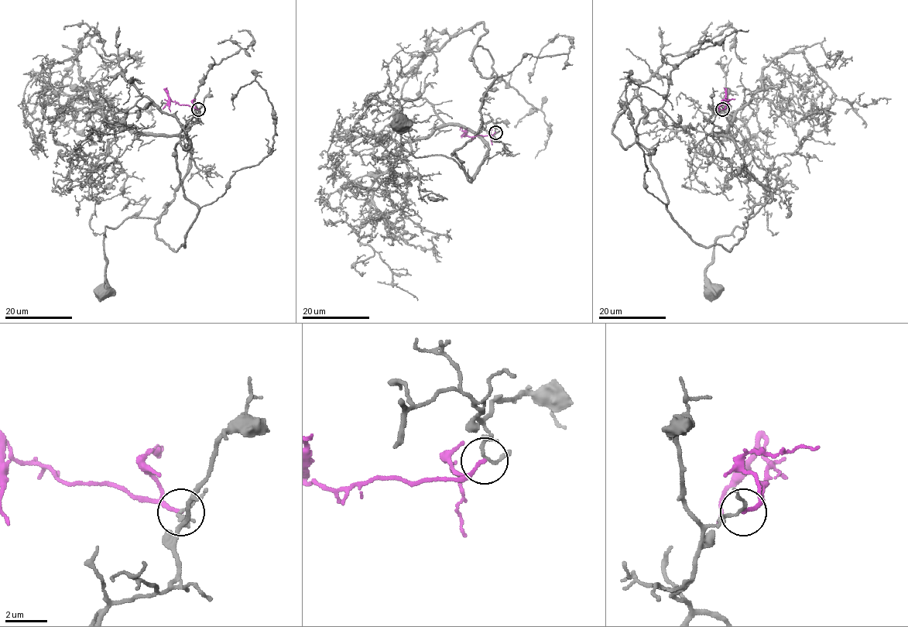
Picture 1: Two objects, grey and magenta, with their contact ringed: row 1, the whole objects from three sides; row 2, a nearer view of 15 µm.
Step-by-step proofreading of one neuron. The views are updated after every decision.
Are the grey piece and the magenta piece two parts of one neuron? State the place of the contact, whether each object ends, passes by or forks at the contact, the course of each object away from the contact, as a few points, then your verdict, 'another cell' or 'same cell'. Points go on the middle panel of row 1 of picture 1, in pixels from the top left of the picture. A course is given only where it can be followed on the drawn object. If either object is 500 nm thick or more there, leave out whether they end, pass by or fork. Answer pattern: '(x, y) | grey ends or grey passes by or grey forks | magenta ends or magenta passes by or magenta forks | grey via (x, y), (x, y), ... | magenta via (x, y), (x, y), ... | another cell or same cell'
(495, 132) | grey passes by | magenta ends | grey via (495, 131), (491, 121), (477, 134), (488, 155), (472, 180), (453, 159), (411, 155), (402, 115), (400, 123) | magenta via (495, 132), (474, 137), (464, 136), (464, 133) | another cell

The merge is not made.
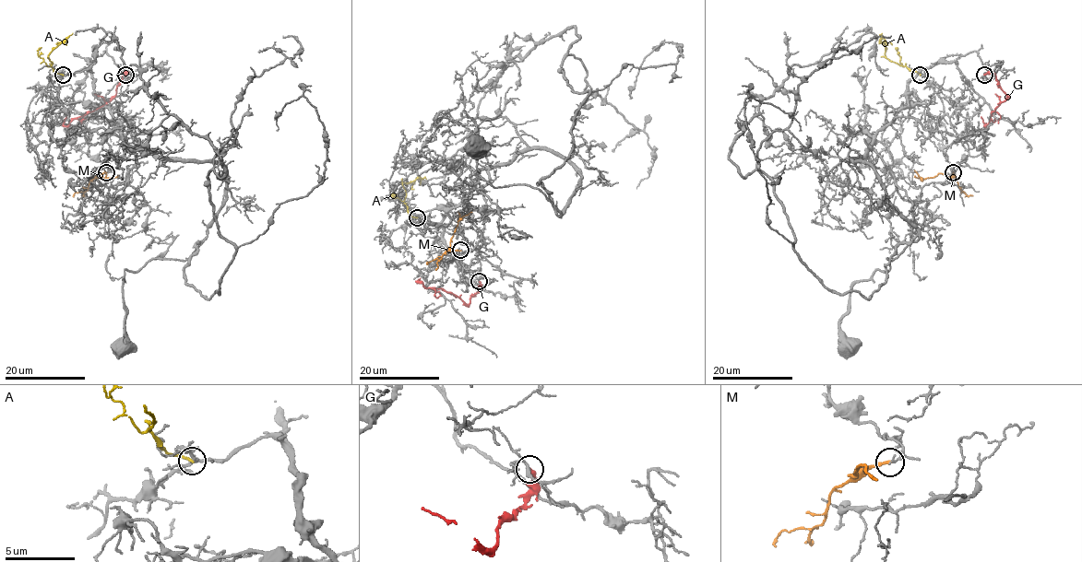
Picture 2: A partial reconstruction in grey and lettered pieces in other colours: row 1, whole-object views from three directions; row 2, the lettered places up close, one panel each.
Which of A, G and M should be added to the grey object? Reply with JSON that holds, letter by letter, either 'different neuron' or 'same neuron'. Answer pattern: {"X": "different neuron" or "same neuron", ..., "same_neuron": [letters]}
{"A": "different neuron", "G": "different neuron", "M": "different neuron", "same_neuron": []}

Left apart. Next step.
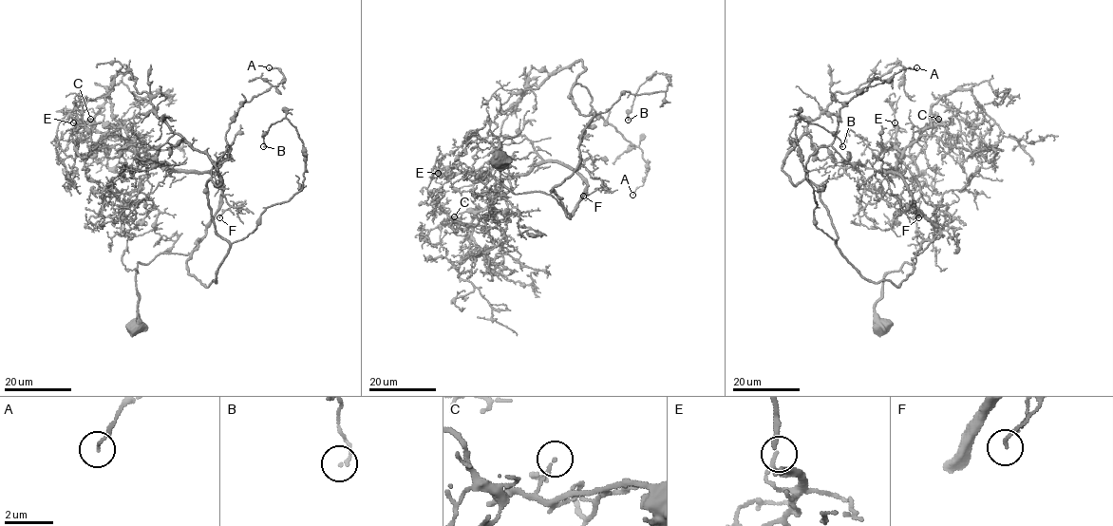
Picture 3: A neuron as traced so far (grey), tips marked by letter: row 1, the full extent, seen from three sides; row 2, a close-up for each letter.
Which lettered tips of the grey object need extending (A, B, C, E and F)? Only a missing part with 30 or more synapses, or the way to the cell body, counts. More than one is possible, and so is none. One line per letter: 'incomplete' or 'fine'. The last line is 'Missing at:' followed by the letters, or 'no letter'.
A: fine
B: fine
C: fine
E: fine
F: fine
Missing at: no letter

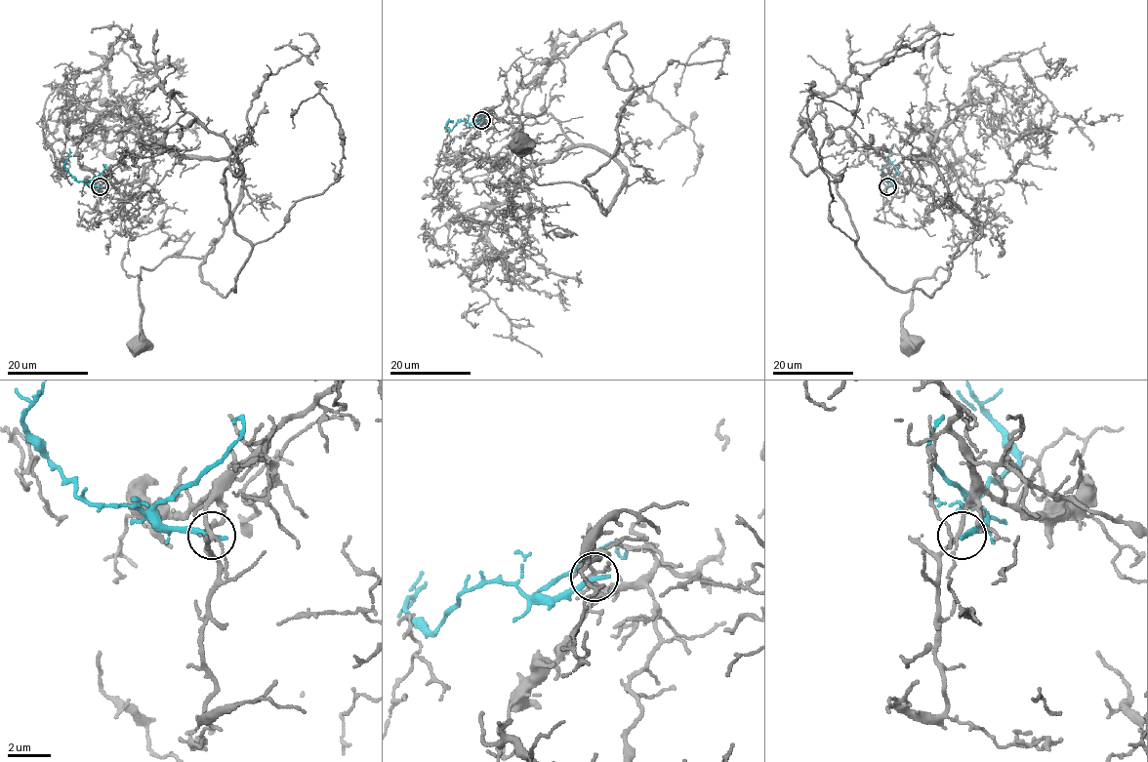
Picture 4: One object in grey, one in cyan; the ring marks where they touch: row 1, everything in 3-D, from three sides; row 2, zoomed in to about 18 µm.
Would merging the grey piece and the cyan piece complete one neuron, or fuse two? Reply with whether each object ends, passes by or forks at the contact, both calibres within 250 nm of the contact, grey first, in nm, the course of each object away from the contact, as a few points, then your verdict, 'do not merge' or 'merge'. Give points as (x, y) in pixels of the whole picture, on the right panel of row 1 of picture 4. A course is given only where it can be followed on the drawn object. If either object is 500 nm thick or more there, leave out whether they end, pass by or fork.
grey forks; cyan ends; calibres 150 and 280 nm; course grey (887, 187), (881, 146), (928, 159), (980, 231), (950, 257), (949, 268), (916, 283), (902, 318), (912, 346); course cyan (887, 187), (891, 185), (888, 180), (897, 172), (888, 158), (889, 148); do not merge

